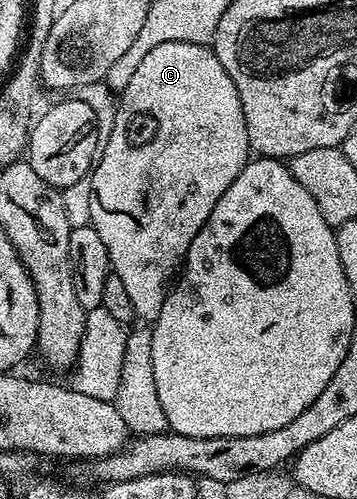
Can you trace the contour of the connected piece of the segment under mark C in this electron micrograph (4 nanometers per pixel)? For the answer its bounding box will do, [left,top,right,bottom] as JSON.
[87,42,251,321]

